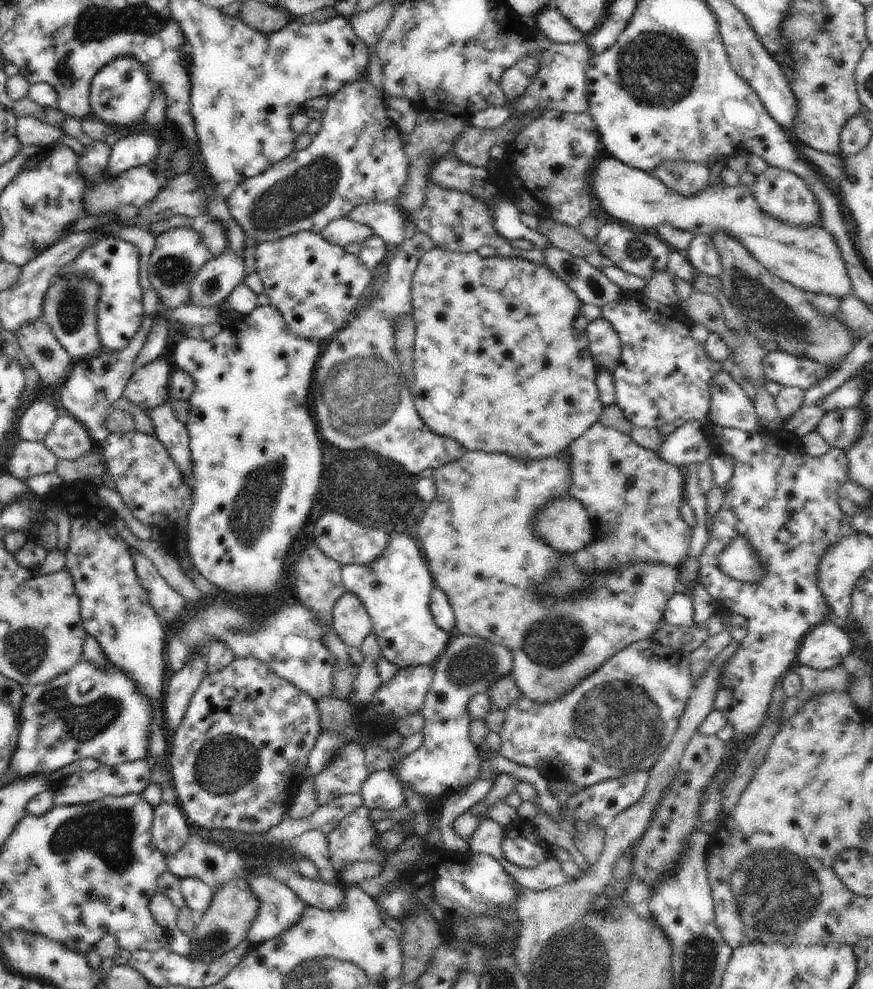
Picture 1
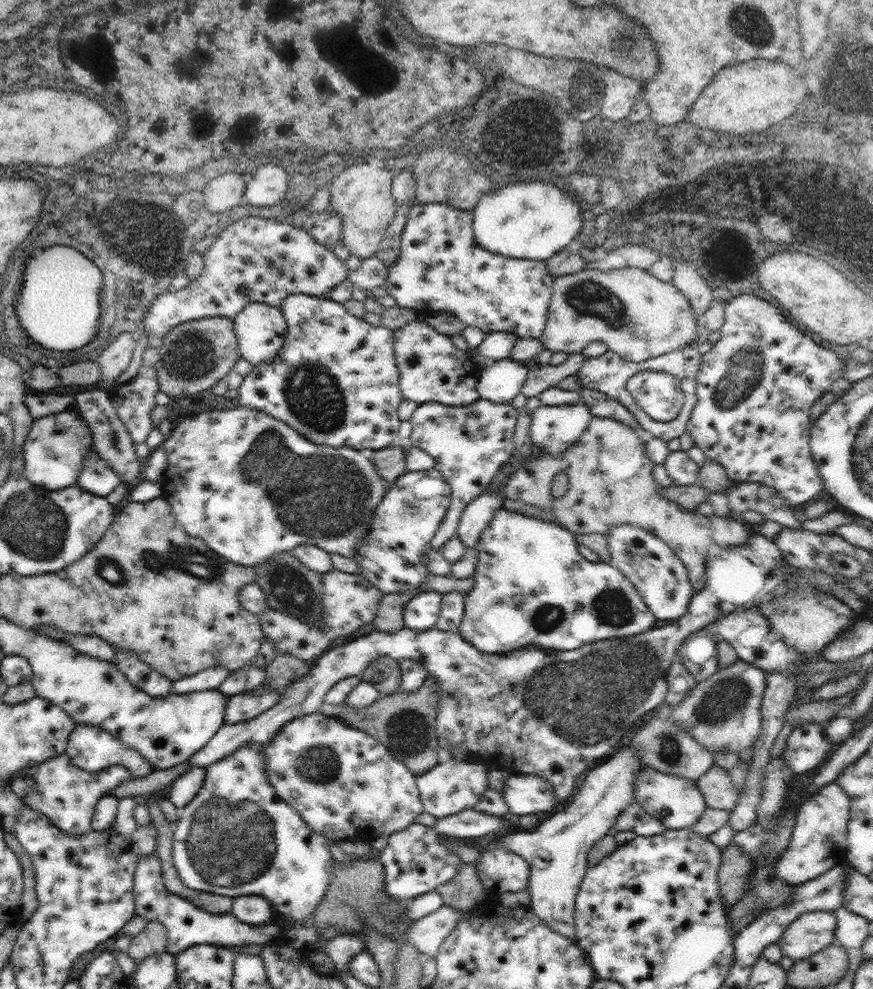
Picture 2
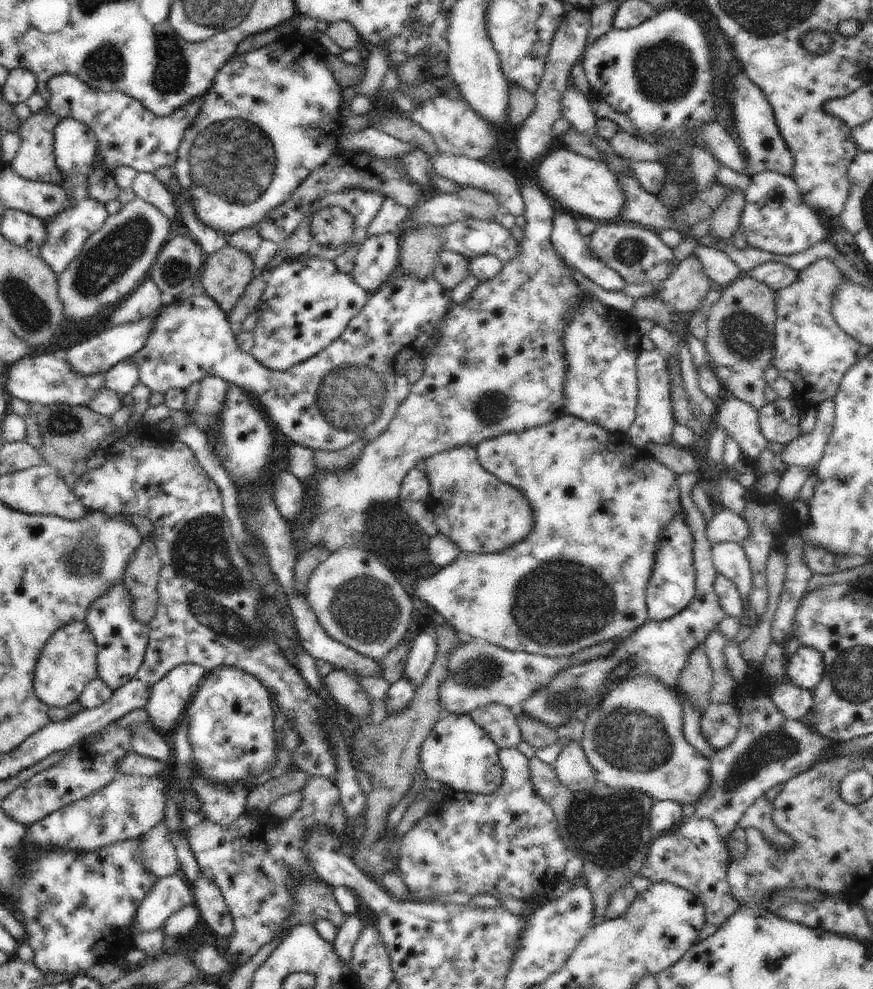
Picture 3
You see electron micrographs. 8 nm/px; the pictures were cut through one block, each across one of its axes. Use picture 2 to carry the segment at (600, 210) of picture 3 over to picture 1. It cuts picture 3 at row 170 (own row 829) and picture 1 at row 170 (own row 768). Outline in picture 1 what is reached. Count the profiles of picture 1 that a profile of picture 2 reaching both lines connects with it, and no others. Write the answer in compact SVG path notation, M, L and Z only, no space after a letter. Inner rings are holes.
M606 155L595 164L591 189L612 218L628 222L634 229L653 232L659 224L666 223L692 234L699 230L699 234L708 236L722 229L736 237L764 268L806 293L840 300L853 294L853 284L833 234L820 226L793 227L765 215L751 189L740 183L734 187L708 185L698 196L685 197L670 190L654 175Z

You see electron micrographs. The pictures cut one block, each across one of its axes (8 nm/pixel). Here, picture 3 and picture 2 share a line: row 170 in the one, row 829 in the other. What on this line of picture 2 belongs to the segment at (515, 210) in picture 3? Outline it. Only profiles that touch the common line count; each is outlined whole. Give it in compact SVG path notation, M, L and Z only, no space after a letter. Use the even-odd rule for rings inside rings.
M467 809L442 819L436 818L434 828L441 836L448 835L472 840L486 834L498 834L498 832L506 834L510 824L502 818L510 817L490 816L484 812Z

